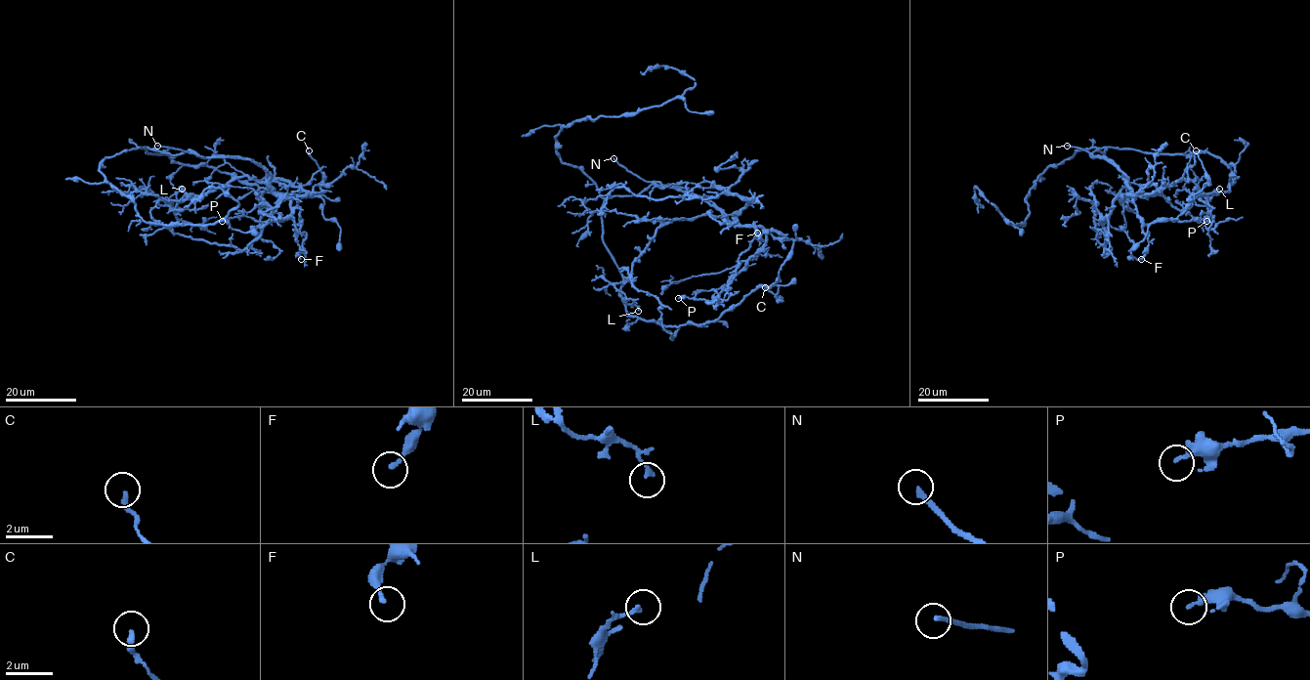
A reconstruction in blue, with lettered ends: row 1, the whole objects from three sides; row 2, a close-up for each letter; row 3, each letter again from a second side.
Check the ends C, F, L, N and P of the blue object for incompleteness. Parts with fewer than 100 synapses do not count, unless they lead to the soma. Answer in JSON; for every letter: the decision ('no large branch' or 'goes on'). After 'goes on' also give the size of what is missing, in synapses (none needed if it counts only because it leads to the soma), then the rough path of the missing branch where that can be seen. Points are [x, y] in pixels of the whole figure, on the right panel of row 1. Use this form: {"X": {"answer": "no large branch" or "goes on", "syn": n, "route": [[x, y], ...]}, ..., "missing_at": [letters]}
{"C": {"answer": "no large branch"}, "F": {"answer": "no large branch"}, "L": {"answer": "no large branch"}, "N": {"answer": "goes on", "route": [[1067, 146], [1026, 149], [1000, 160], [1005, 167], [1025, 169], [1052, 188], [1071, 208], [1077, 219], [1074, 222]]}, "P": {"answer": "no large branch"}, "missing_at": ["N"]}

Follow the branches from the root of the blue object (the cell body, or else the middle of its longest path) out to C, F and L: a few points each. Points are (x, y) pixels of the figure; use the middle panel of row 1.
C: (610, 197), (603, 242), (630, 314), (702, 324), (759, 287), (776, 284), (780, 299), (765, 287)
F: (610, 197), (636, 195), (653, 184), (677, 186), (706, 197), (731, 224), (753, 225), (757, 233)
L: (610, 197), (677, 186), (722, 215), (656, 230), (631, 276), (615, 284), (638, 311)

